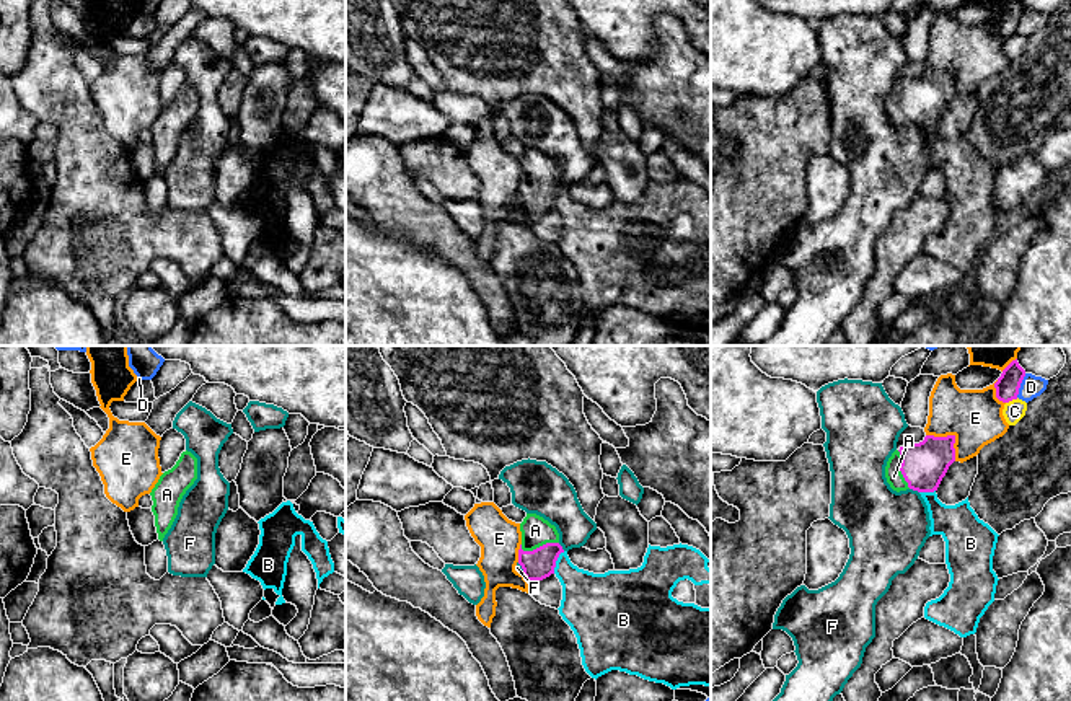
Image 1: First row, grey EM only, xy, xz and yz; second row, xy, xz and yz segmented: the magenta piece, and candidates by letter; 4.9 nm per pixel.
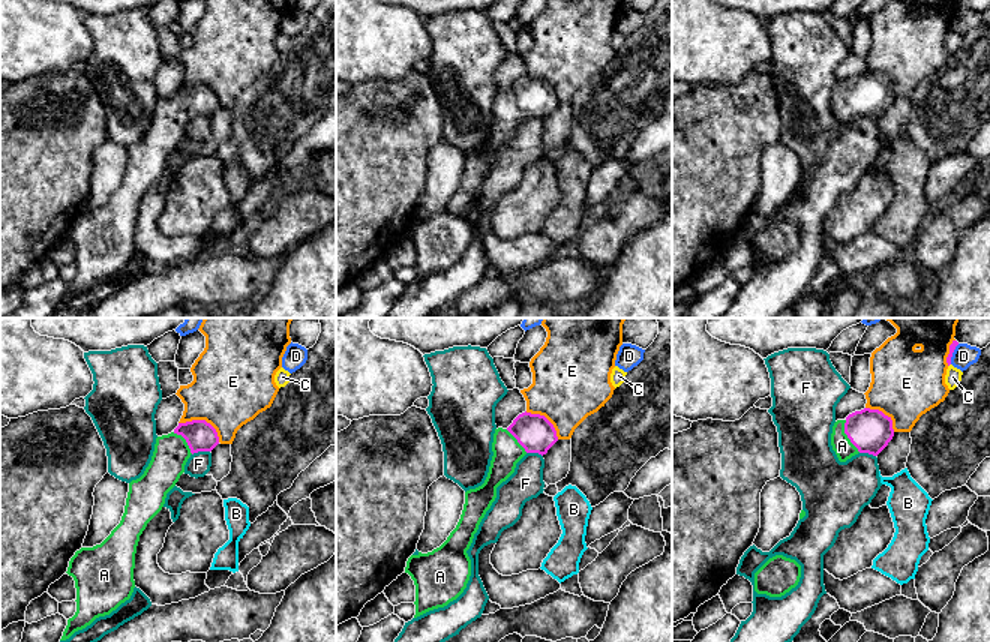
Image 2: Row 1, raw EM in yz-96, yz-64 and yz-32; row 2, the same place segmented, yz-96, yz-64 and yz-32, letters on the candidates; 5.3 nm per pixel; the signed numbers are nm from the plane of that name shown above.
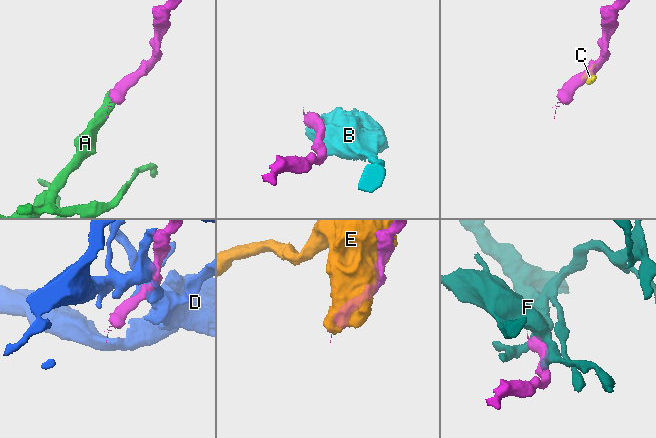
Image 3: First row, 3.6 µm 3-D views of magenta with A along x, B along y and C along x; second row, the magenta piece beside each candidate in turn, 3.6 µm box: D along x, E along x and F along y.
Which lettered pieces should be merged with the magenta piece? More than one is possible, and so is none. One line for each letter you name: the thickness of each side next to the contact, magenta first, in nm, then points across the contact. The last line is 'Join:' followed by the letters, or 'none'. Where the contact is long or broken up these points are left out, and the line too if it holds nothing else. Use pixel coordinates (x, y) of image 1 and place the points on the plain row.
A: Thickness 150 nm (magenta) against 140 nm
Join: A

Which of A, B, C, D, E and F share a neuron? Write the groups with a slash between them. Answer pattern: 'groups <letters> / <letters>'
groups A / B / C / D / E / F

